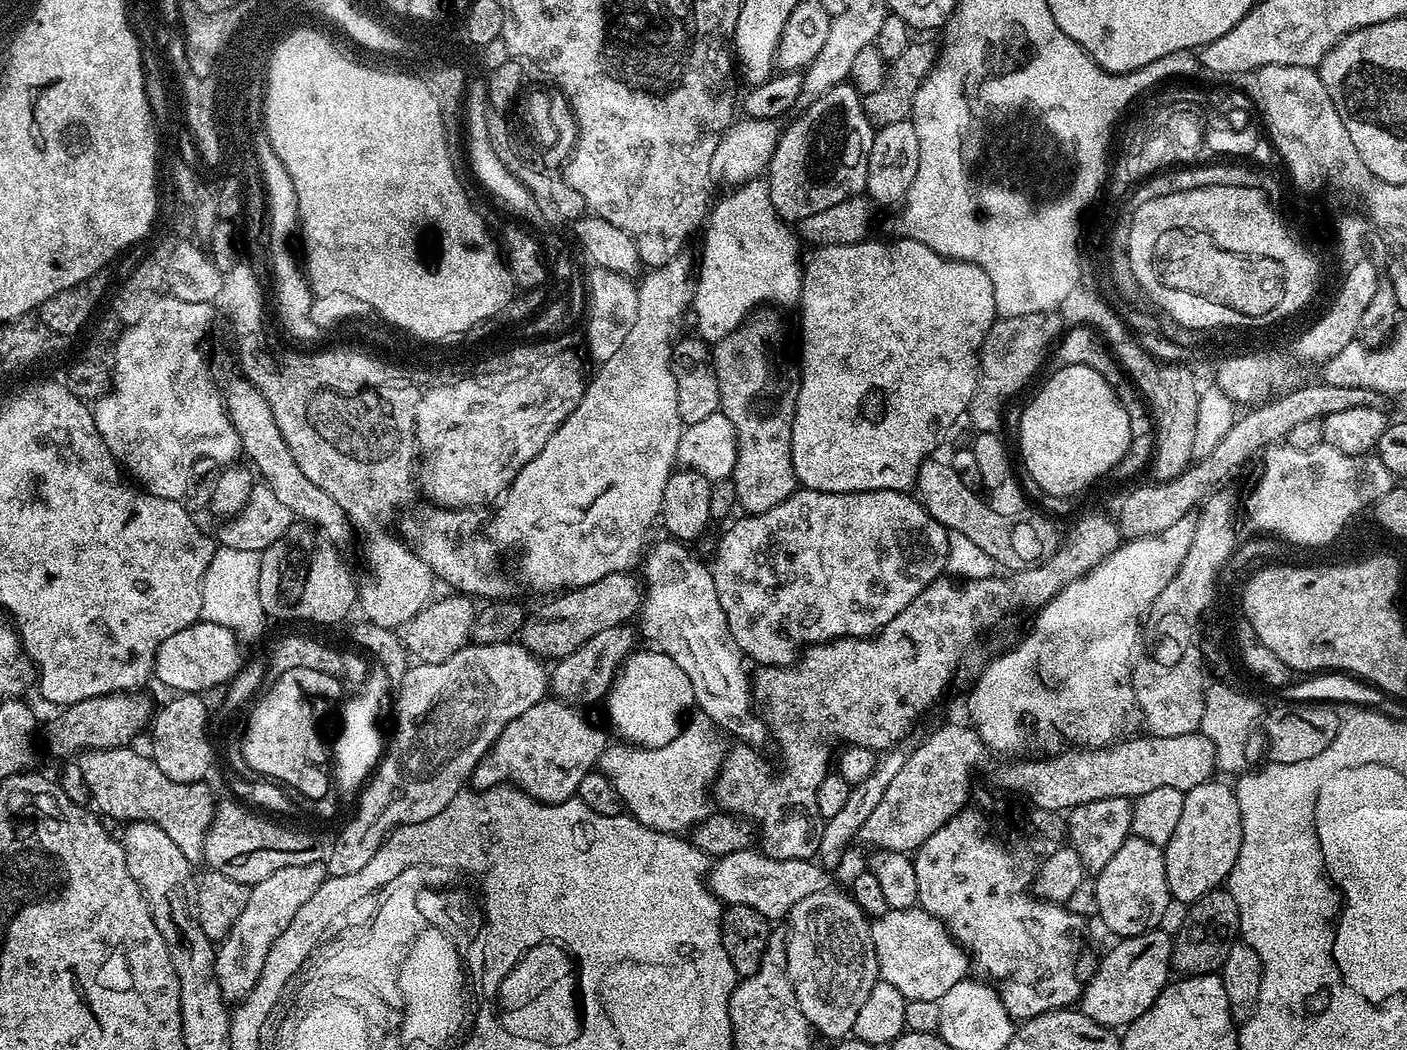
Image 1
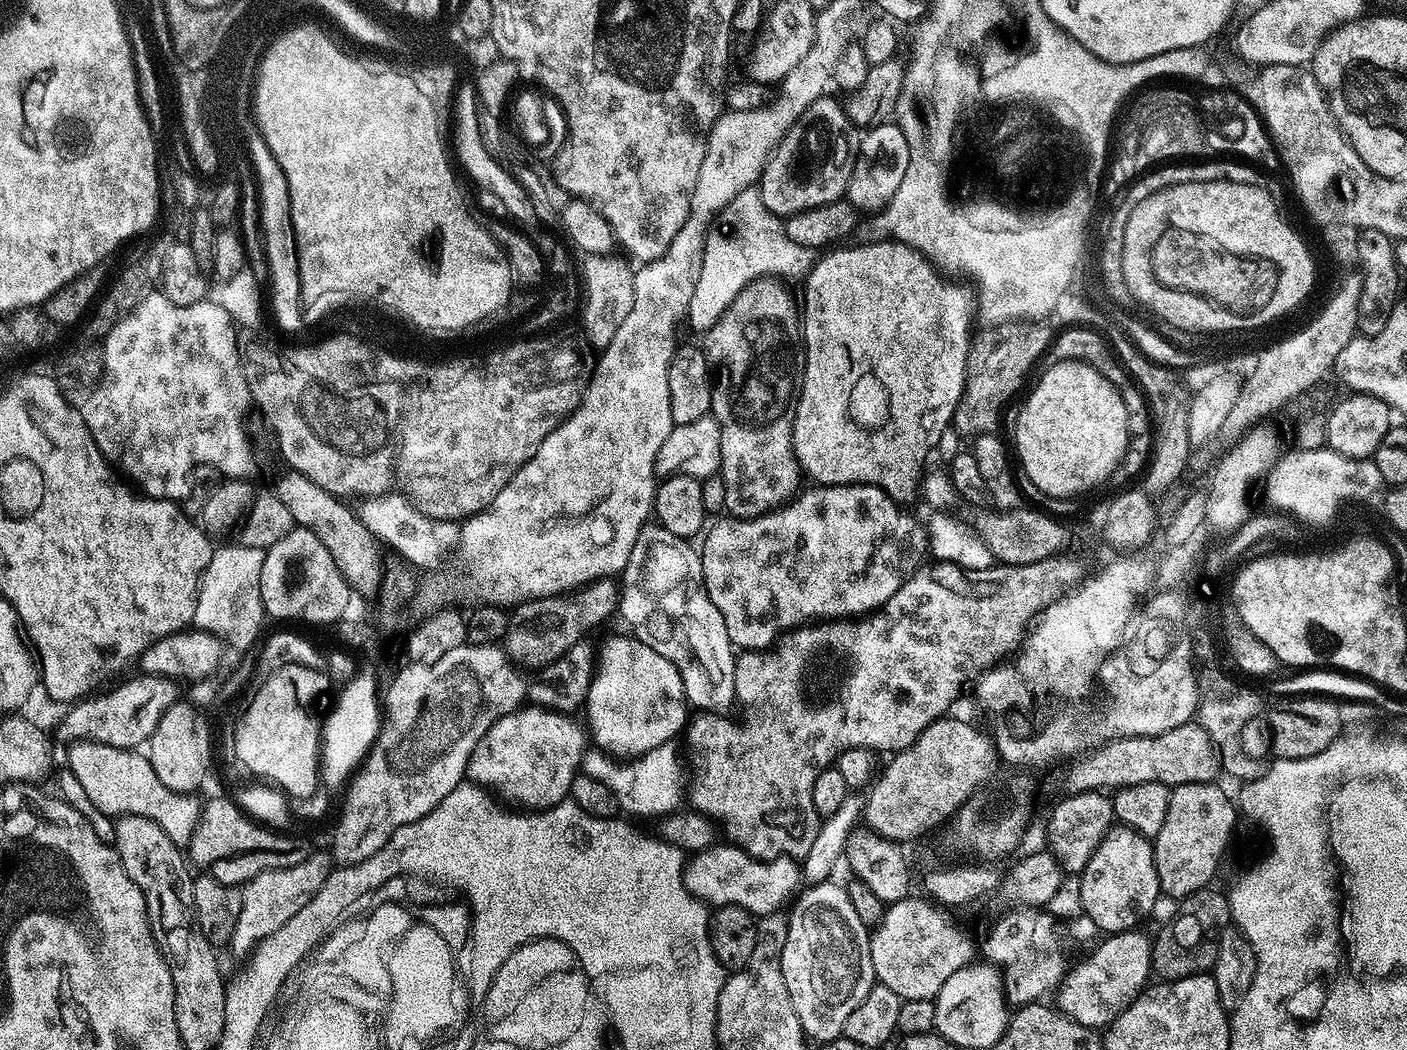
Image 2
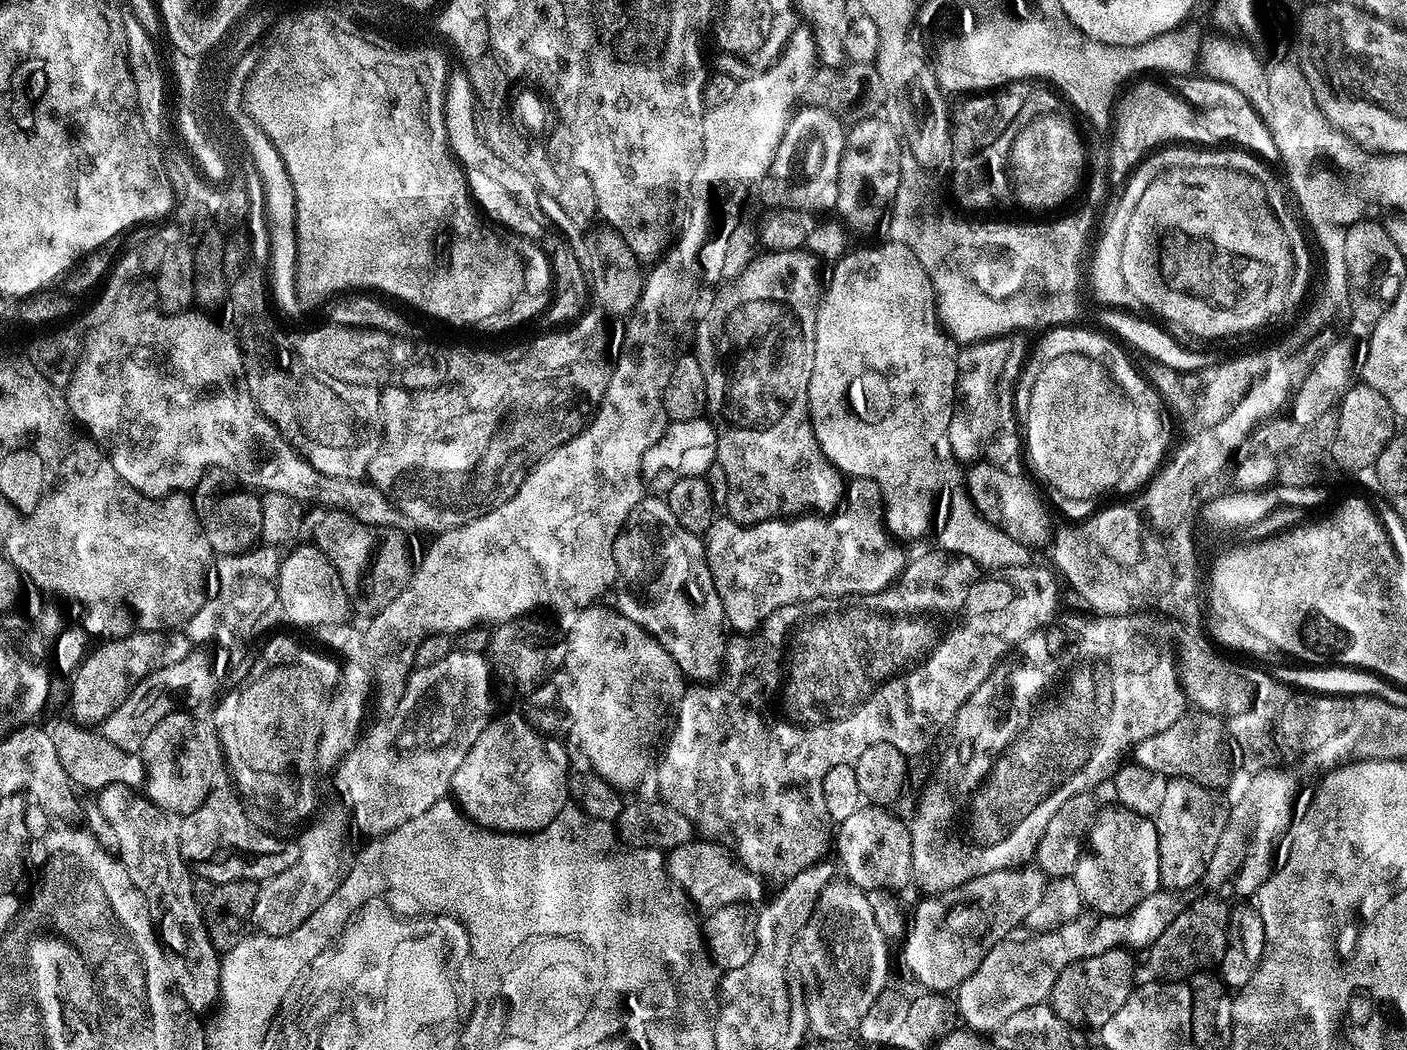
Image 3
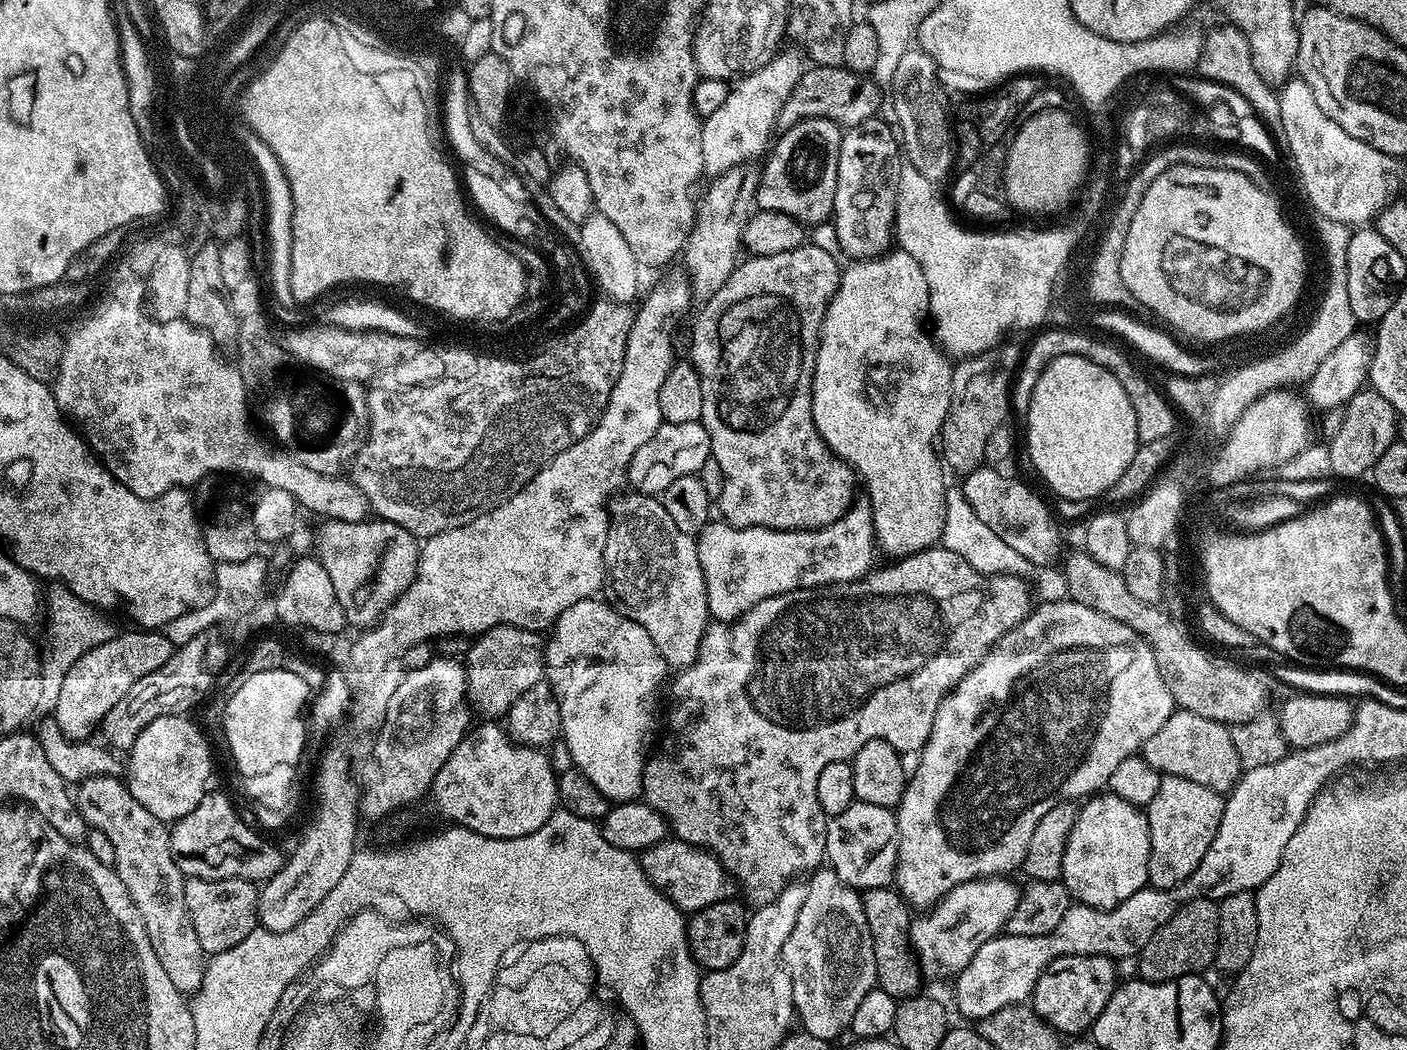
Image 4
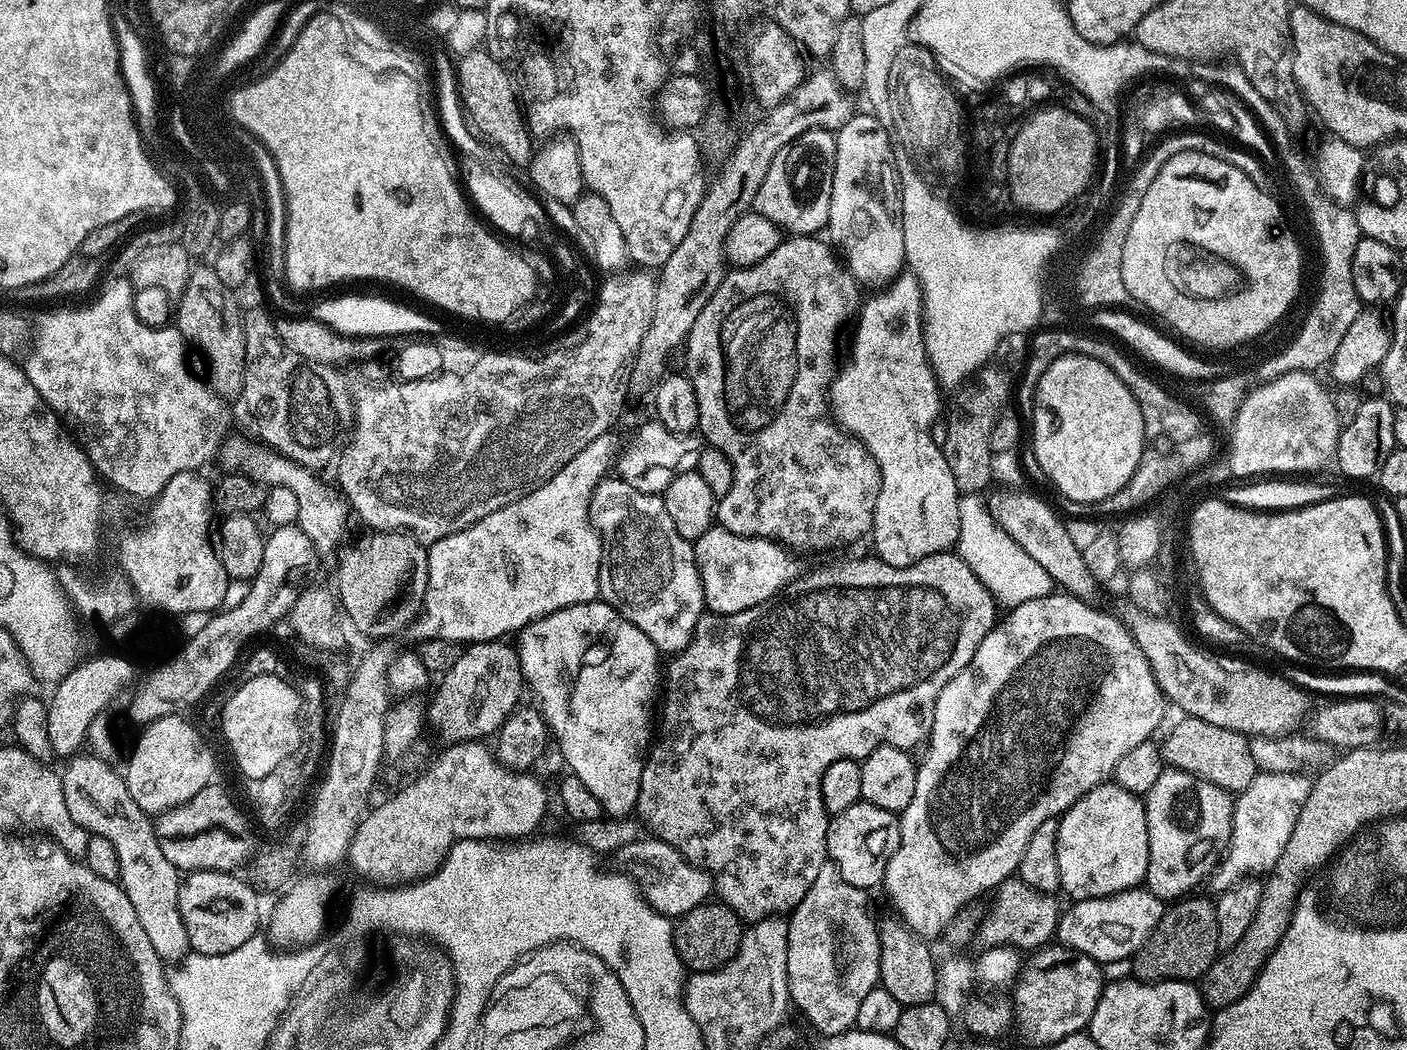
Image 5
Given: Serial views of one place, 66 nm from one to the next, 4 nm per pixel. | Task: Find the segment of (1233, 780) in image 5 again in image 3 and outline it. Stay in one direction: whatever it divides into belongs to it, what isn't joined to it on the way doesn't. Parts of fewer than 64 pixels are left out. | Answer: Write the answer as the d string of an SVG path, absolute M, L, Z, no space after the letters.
M1197 711L1187 713L1168 726L1166 730L1151 735L1133 749L1135 763L1144 769L1167 776L1169 779L1192 780L1201 787L1213 790L1227 783L1228 770L1224 768L1224 760L1218 755L1219 736L1223 735L1221 719L1208 713Z

